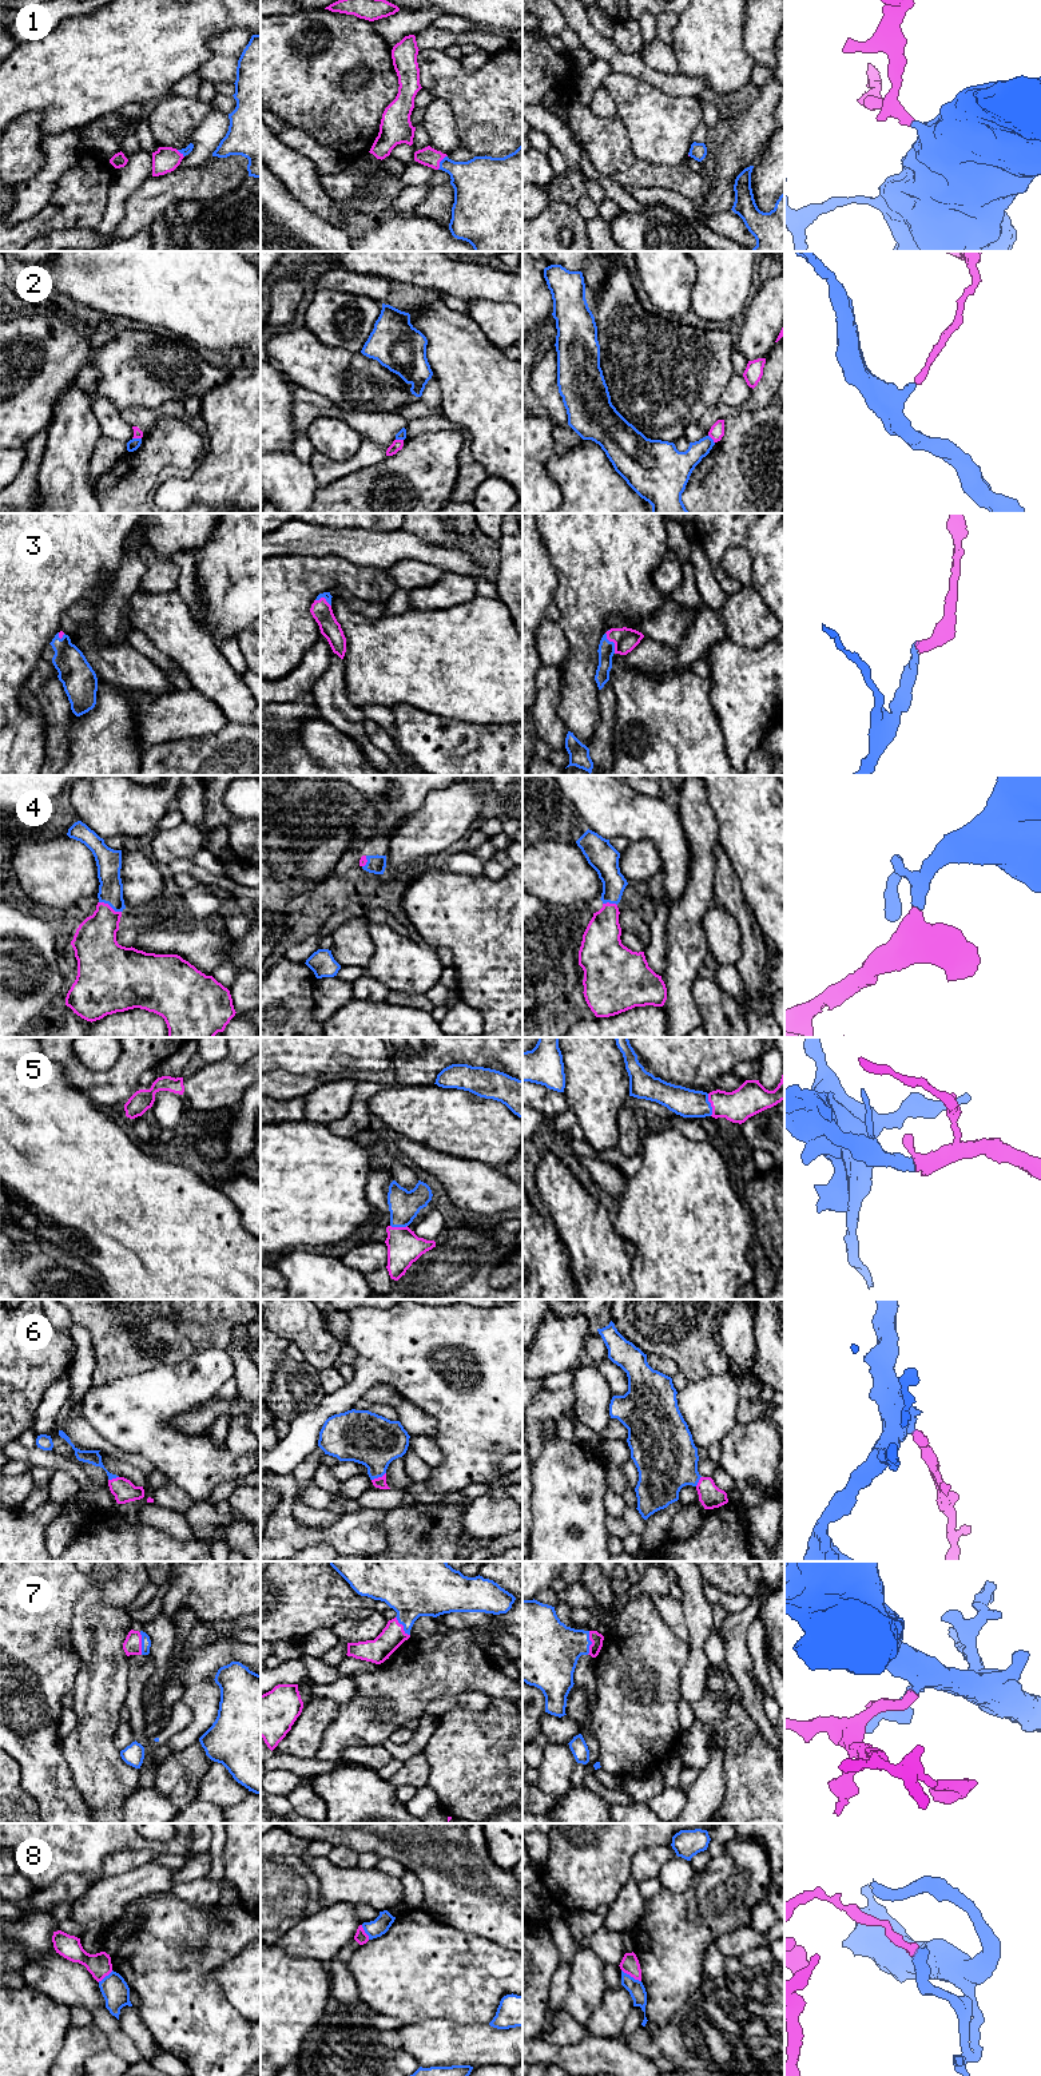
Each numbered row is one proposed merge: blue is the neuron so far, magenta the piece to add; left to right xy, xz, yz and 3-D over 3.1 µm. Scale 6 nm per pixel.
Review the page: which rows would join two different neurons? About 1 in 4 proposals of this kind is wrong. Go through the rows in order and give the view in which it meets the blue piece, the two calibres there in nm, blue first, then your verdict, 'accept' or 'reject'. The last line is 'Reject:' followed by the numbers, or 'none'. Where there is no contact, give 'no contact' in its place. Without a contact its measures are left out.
1: xz | 280/120 nm | accept
2: yz | 170/90 nm | reject
3: yz | 100/140 nm | accept
4: xy | 150/260 nm | accept
5: yz | 180/190 nm | accept
6: xz | 320/70 nm | accept
7: yz | 340/70 nm | accept
8: yz | 100/110 nm | reject
Reject: 2, 8

